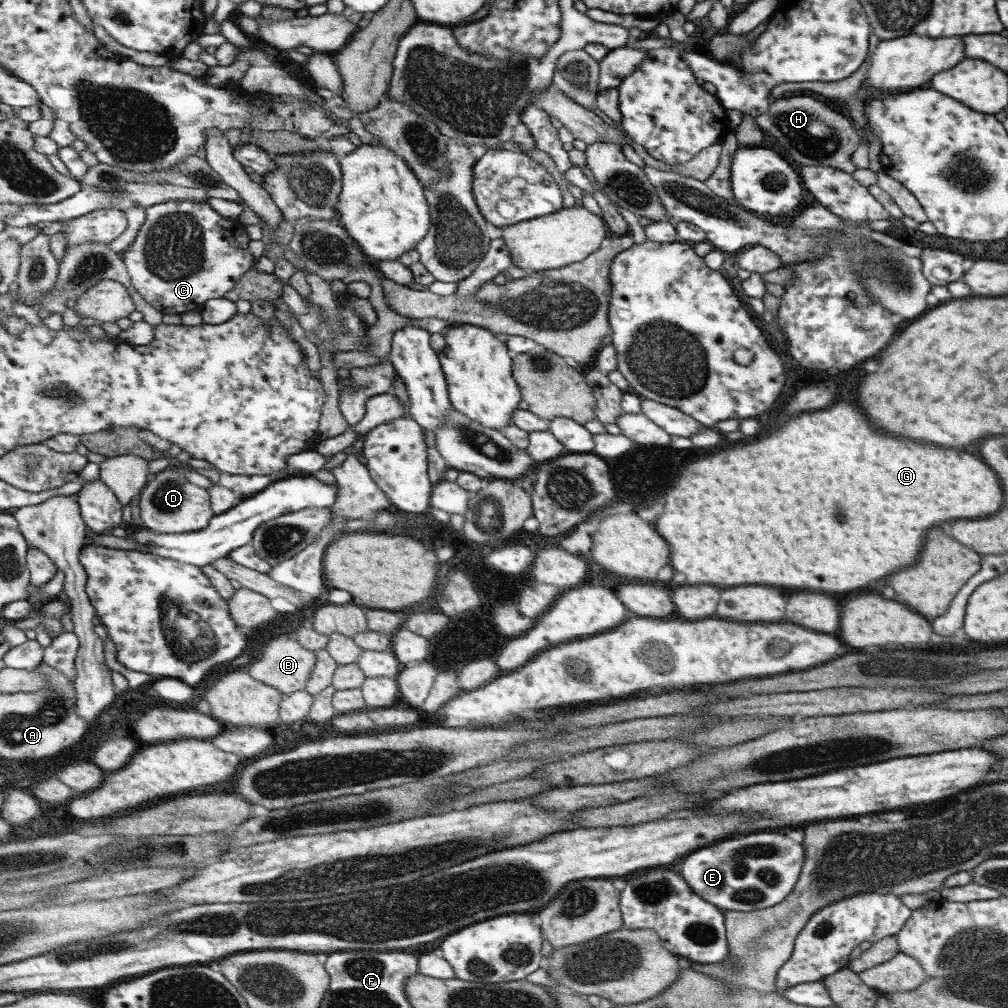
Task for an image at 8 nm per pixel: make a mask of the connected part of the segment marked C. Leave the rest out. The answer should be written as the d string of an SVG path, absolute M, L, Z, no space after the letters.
M172 200L162 203L154 204L147 209L147 218L141 223L141 230L139 231L136 241L123 253L124 261L126 262L127 270L132 278L132 286L140 294L140 296L149 304L153 309L161 313L174 313L177 315L183 312L195 311L204 306L208 301L215 298L224 298L224 296L235 288L238 280L241 279L246 272L253 269L256 258L249 250L249 242L251 242L250 233L247 232L245 225L239 223L237 219L227 218L220 215L208 202L203 201L186 201L186 200Z

